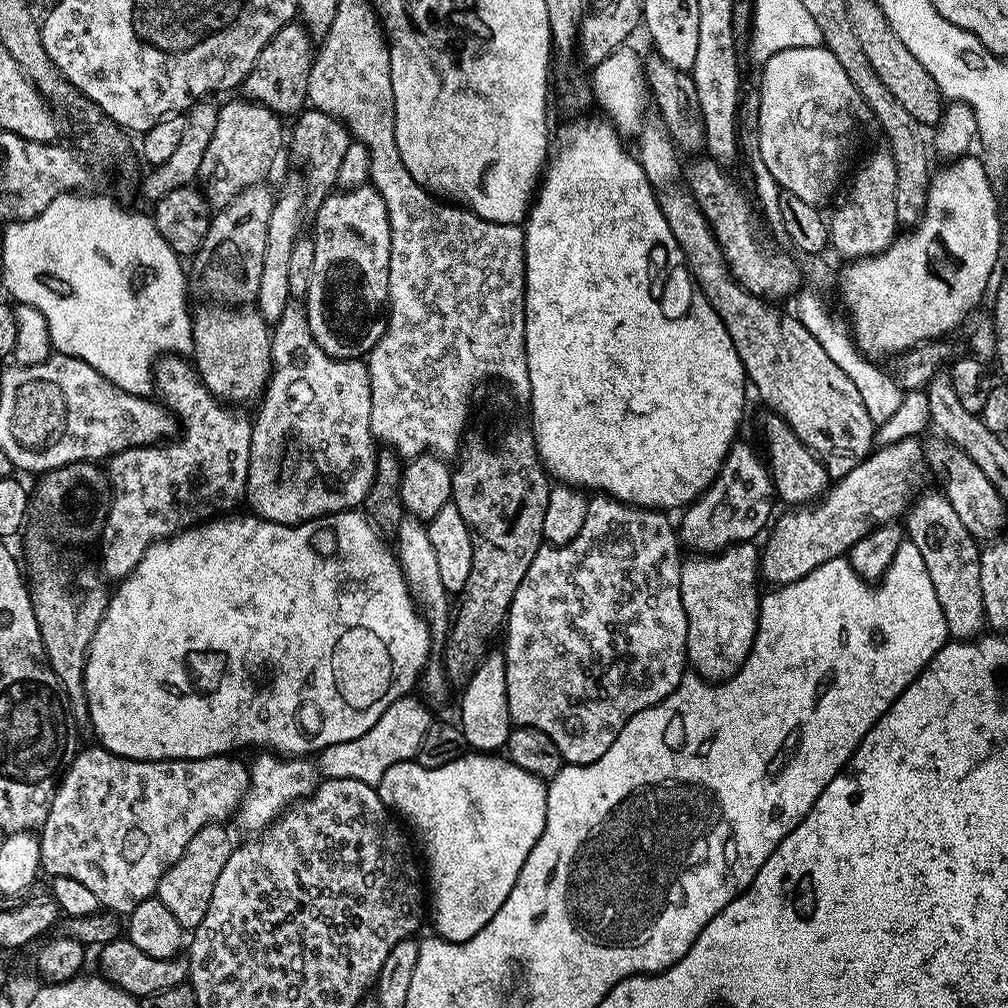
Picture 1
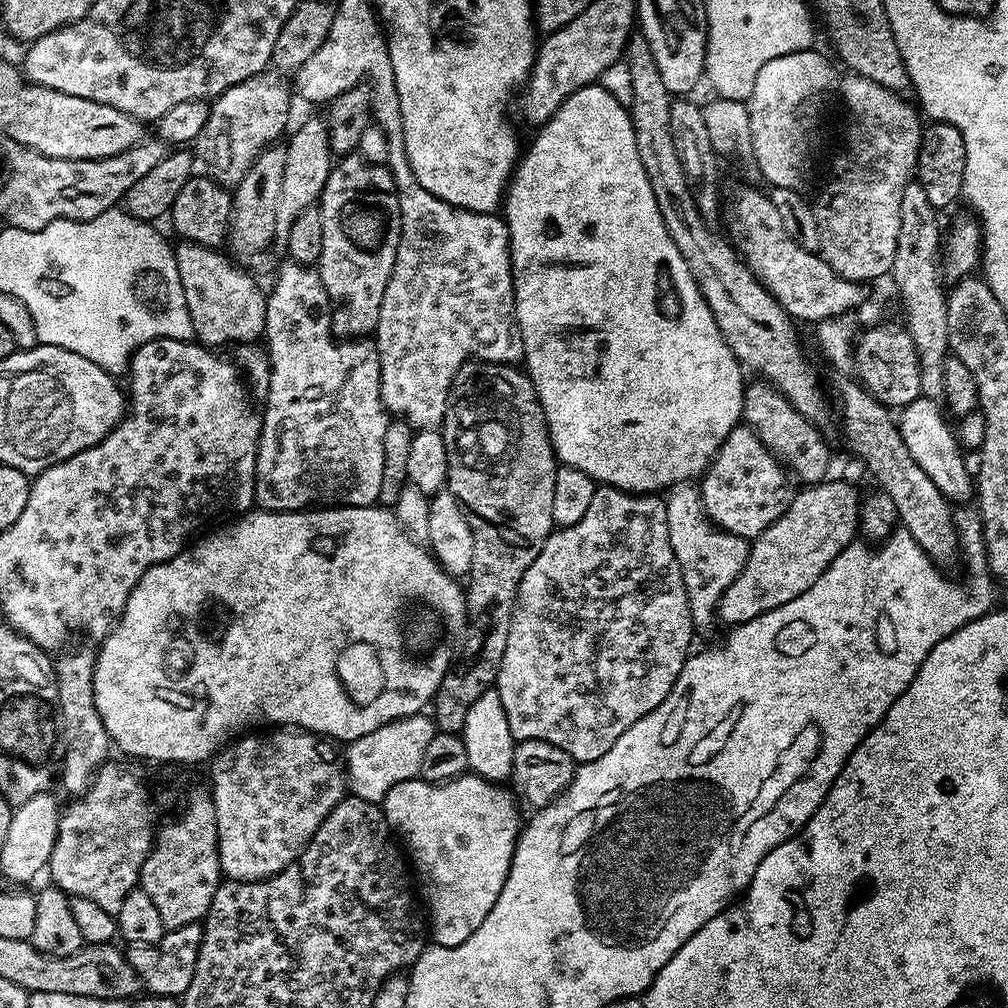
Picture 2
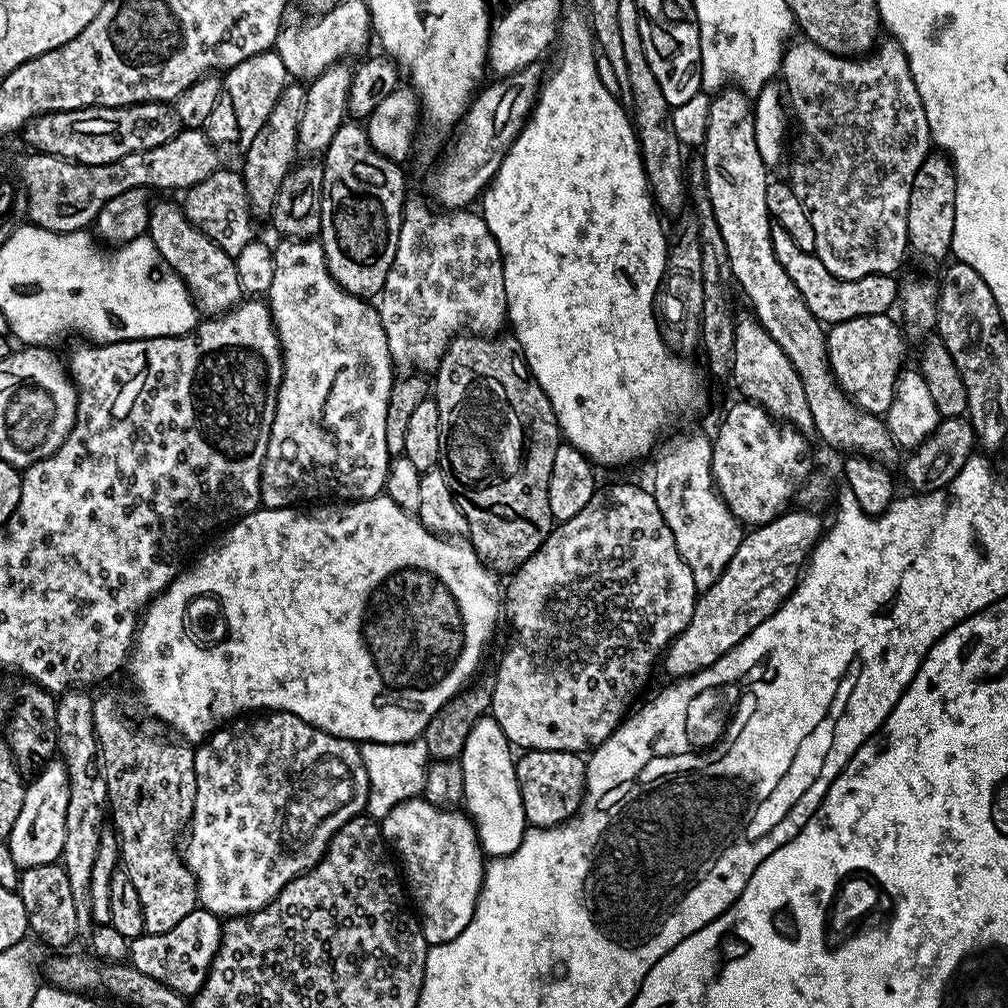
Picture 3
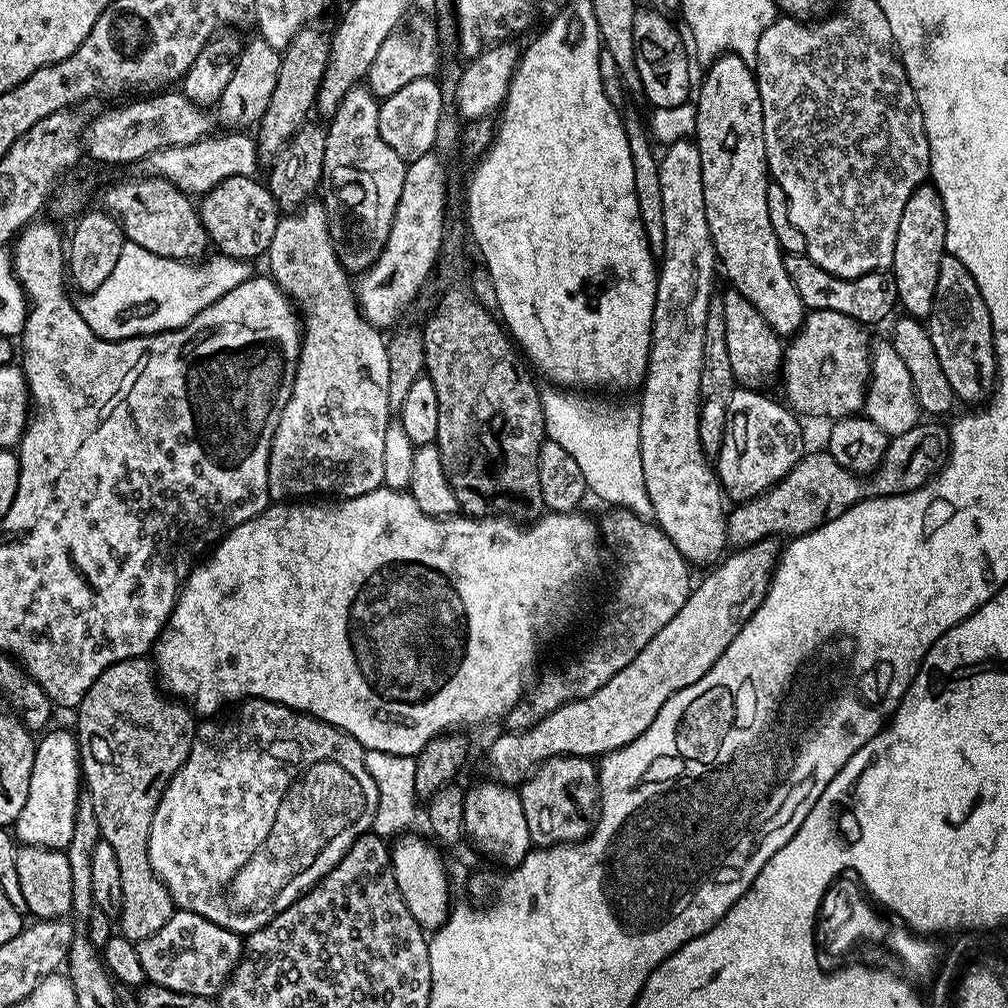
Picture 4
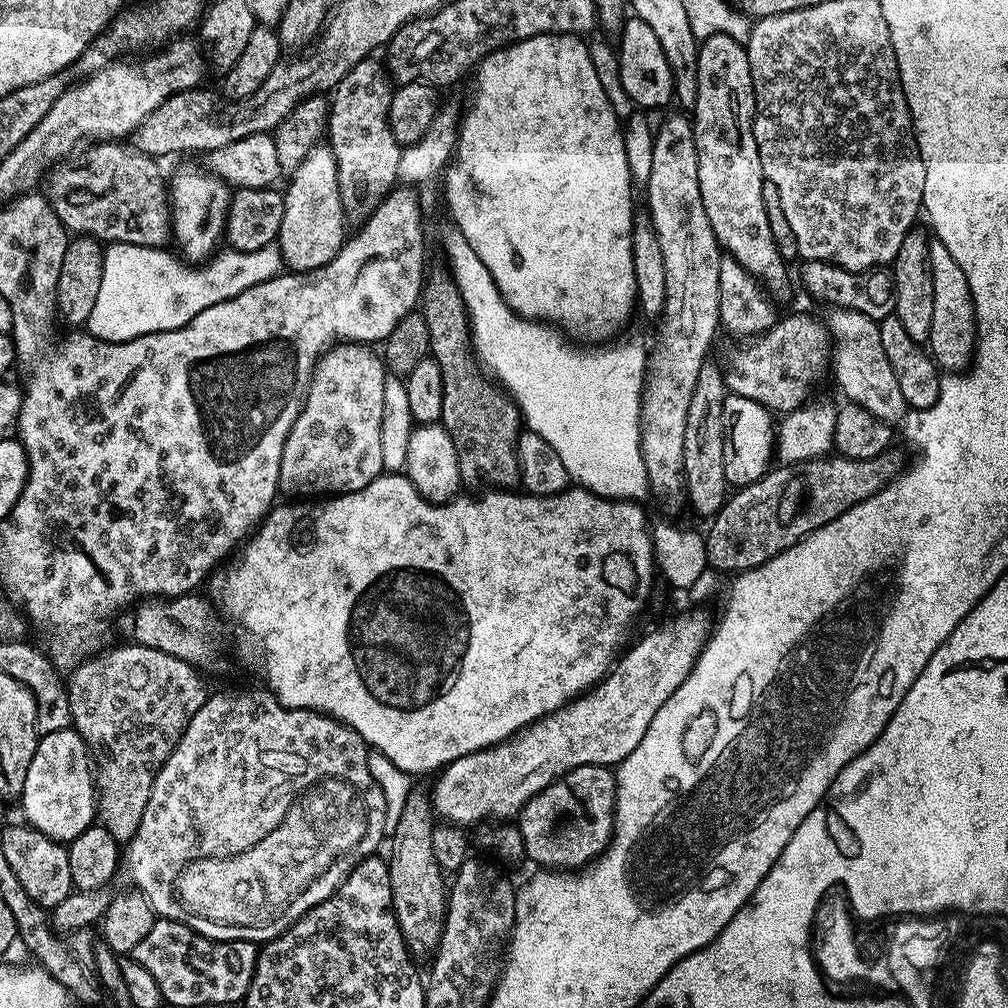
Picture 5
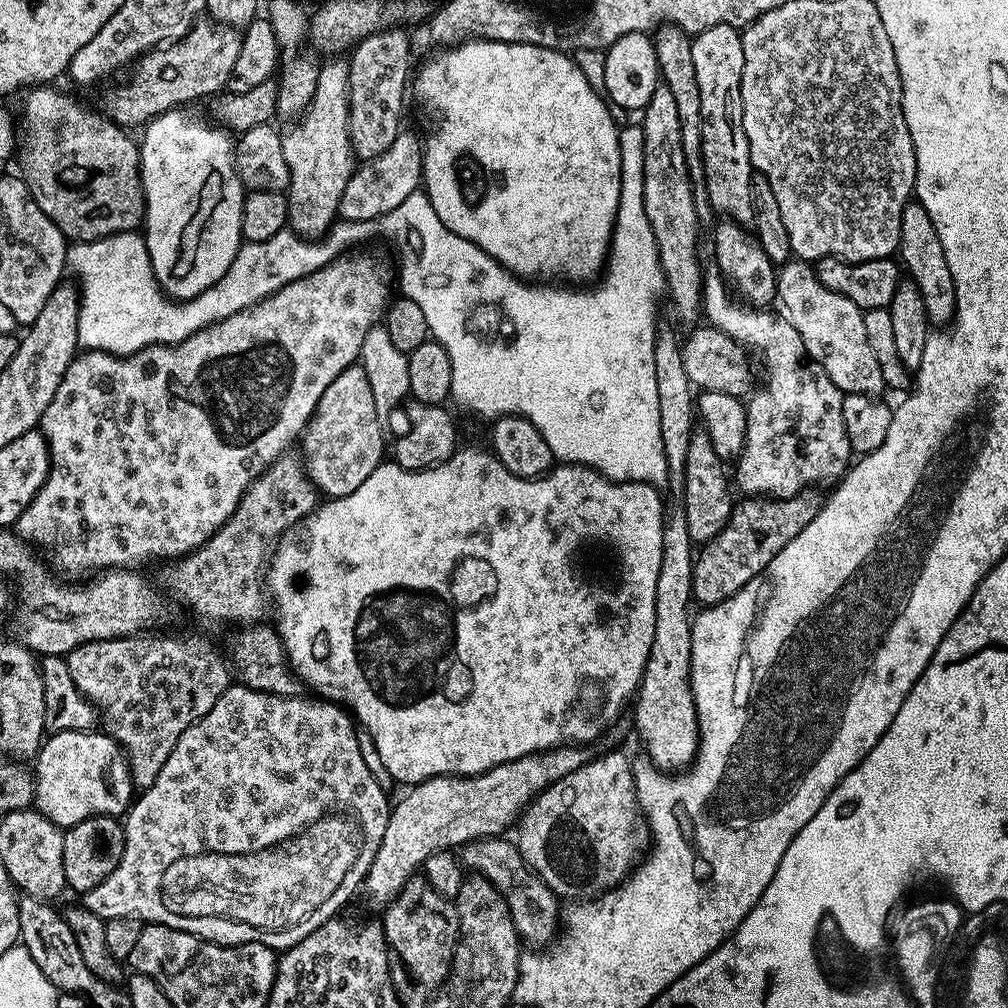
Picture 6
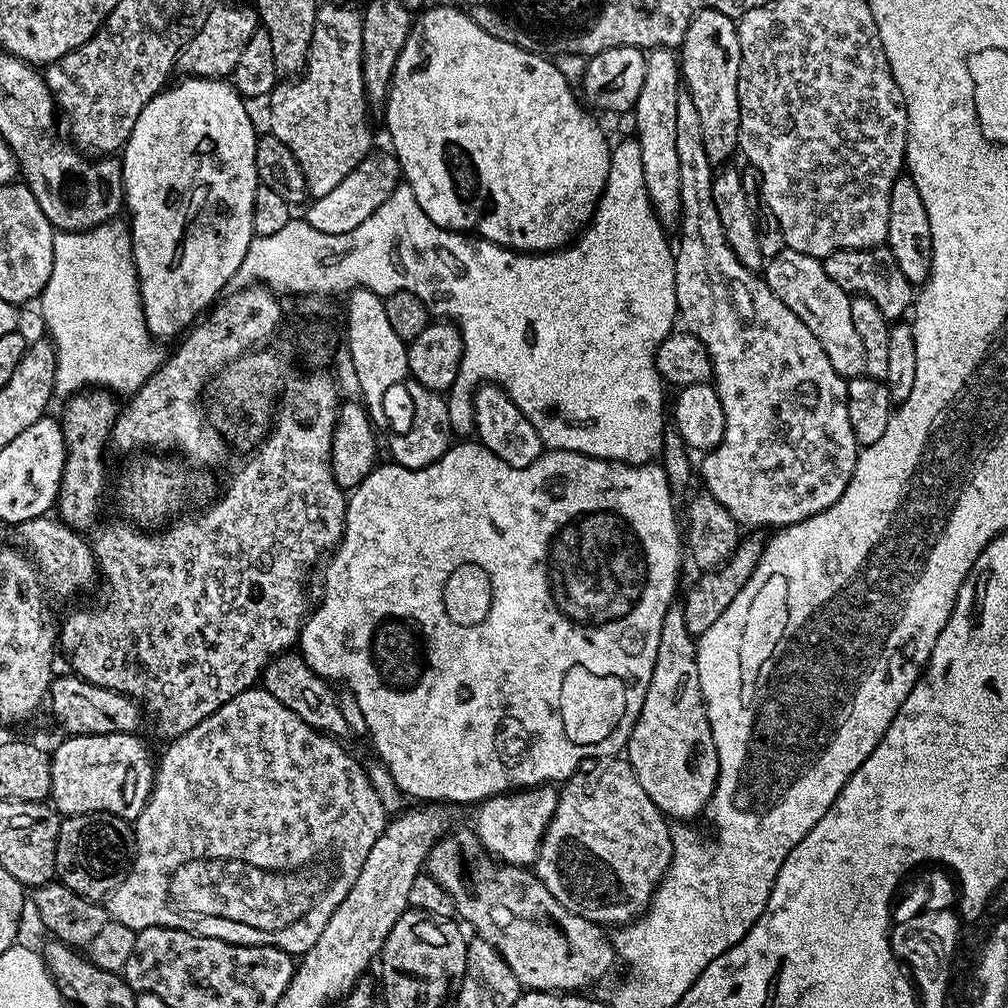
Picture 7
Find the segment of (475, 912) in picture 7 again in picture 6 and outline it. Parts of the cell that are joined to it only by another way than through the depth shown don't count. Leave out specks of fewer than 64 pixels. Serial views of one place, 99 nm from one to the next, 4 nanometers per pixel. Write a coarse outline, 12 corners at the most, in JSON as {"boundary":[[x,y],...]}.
{"boundary":[[508,838],[459,849],[501,893],[521,941],[553,943],[562,904]]}

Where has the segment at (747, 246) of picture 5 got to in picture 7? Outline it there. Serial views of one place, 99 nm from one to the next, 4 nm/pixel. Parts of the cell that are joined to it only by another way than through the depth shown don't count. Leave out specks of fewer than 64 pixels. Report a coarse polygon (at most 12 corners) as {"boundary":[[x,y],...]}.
{"boundary":[[707,8],[678,49],[706,154],[740,142],[737,21]]}

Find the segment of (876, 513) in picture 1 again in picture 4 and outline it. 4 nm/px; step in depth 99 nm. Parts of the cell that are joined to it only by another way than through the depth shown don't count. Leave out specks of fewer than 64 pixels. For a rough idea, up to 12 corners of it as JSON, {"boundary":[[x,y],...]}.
{"boundary":[[769,538],[725,555],[610,682],[505,731],[519,786],[552,756],[603,758],[698,682],[756,613]]}

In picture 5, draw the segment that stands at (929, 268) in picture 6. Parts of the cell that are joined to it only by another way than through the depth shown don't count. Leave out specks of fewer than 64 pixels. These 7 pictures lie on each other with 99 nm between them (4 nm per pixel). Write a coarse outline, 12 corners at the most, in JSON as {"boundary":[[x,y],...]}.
{"boundary":[[929,246],[934,314],[927,347],[945,373],[976,354],[970,282],[950,250]]}

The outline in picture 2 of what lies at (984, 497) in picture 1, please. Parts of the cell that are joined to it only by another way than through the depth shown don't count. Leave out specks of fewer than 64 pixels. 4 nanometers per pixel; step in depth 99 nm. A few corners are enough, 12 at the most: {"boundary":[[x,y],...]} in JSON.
{"boundary":[[916,399],[898,425],[910,455],[951,502],[974,476],[941,405]]}

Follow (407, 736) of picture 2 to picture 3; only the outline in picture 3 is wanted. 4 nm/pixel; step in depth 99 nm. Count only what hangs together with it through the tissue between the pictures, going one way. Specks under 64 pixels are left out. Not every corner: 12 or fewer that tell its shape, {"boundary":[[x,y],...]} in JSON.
{"boundary":[[422,738],[364,742],[366,812],[379,822],[423,793]]}

